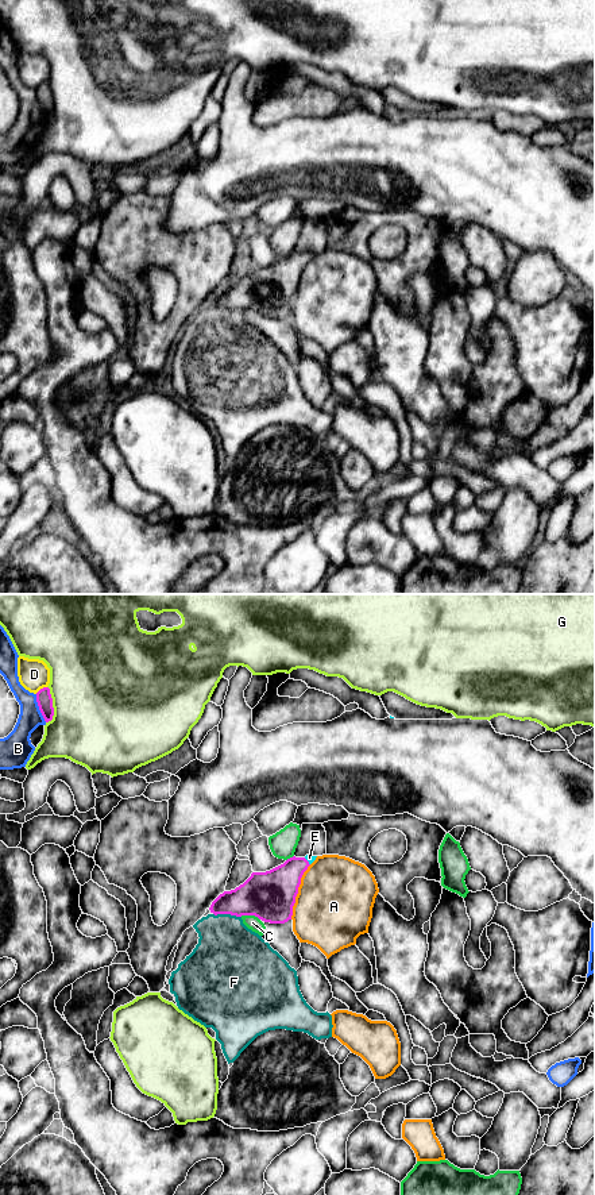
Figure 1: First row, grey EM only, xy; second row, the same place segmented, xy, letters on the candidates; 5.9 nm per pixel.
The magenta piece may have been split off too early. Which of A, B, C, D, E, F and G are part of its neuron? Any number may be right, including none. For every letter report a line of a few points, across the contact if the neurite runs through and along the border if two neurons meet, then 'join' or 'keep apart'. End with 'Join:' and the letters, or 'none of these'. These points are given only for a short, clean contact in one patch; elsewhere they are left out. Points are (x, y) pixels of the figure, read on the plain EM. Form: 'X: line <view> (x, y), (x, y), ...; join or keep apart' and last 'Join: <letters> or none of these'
A: keep apart
B: keep apart
C: keep apart
D: keep apart
E: line xy (277, 284), (308, 257), (309, 253); join
F: keep apart
G: keep apart
Join: E

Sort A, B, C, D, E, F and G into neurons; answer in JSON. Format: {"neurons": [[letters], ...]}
{"neurons": [["A"], ["B"], ["C"], ["D"], ["E"], ["F"], ["G"]]}

